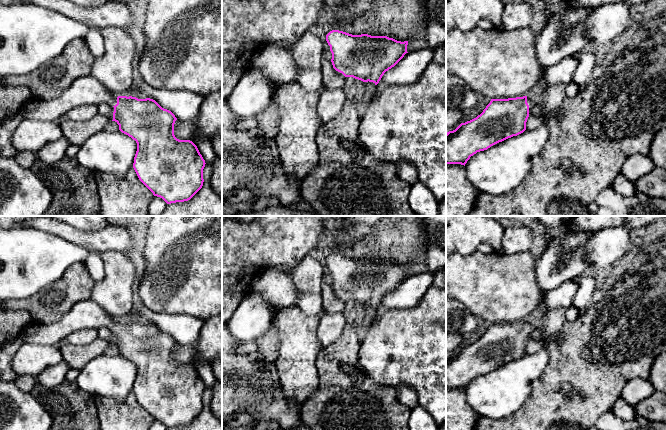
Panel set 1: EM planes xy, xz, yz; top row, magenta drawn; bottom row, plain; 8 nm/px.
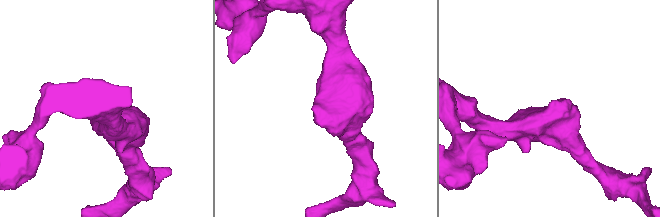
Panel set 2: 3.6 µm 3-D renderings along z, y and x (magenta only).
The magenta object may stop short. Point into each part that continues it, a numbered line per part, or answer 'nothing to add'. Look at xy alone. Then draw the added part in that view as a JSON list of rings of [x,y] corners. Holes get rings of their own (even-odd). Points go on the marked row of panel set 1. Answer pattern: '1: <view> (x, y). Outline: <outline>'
1: xy (85, 90). Outline: [[[93,76],[76,79],[63,93],[53,100],[38,100],[35,110],[23,116],[32,120],[57,122],[69,110],[82,105],[102,102],[111,106],[117,104],[117,97]]]

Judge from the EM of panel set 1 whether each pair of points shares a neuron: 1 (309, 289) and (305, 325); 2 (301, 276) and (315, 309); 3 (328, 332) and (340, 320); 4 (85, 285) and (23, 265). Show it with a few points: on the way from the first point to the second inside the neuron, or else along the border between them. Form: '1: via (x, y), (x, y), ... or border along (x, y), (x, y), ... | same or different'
1: border along (297, 305), (304, 313), (320, 317) | different
2: via (308, 284), (309, 290), (312, 293), (312, 301) | same
3: via (331, 329), (337, 323) | same
4: border along (79, 263), (70, 265), (57, 280), (40, 290) | different

